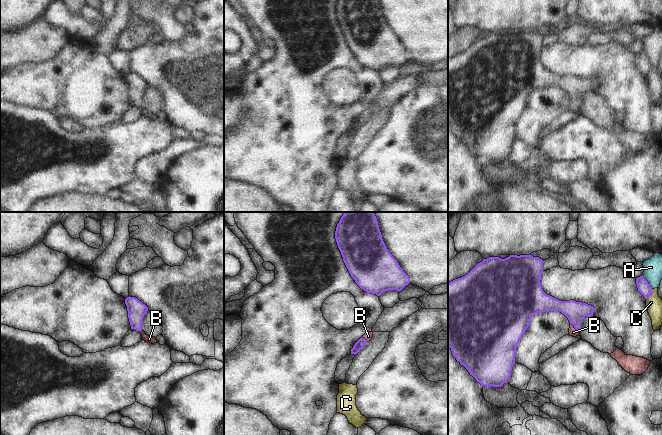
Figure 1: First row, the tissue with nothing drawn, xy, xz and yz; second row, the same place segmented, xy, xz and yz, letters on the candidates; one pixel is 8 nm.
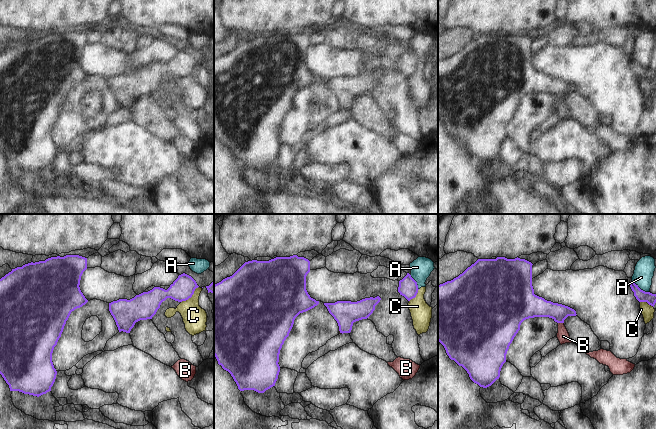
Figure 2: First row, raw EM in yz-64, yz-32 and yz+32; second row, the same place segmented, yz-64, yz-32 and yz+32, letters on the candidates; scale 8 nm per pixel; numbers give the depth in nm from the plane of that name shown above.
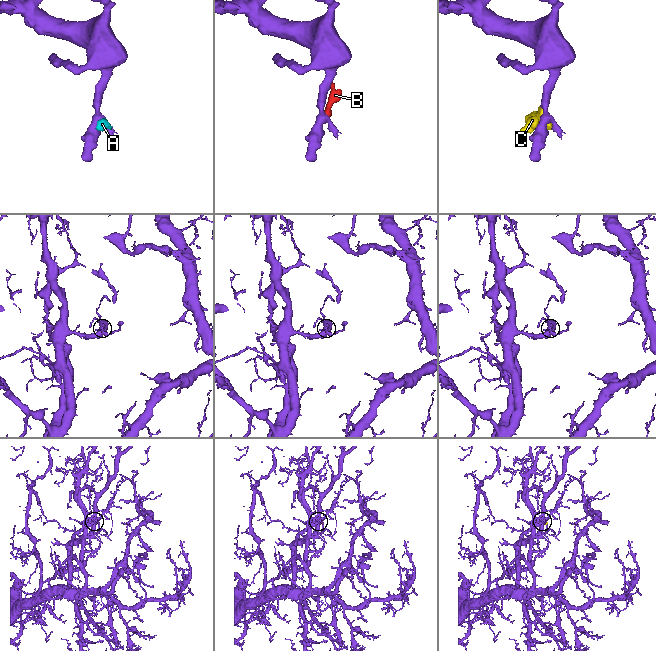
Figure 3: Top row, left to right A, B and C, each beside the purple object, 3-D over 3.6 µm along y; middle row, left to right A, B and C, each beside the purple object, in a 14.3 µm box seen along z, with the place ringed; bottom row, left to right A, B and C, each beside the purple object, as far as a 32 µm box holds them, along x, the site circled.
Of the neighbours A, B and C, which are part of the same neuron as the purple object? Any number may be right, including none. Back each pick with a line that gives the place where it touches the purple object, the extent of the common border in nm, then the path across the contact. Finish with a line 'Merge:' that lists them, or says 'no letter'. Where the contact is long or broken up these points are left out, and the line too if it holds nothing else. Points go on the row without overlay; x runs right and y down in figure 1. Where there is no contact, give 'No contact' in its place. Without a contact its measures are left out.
B: Touches purple at yz (575, 104). Shared border 100 nm. Path across: yz (575, 87), (575, 104), (573, 108)
Merge: B

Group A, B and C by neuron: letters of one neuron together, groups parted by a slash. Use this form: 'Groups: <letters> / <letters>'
Groups: A C / B

